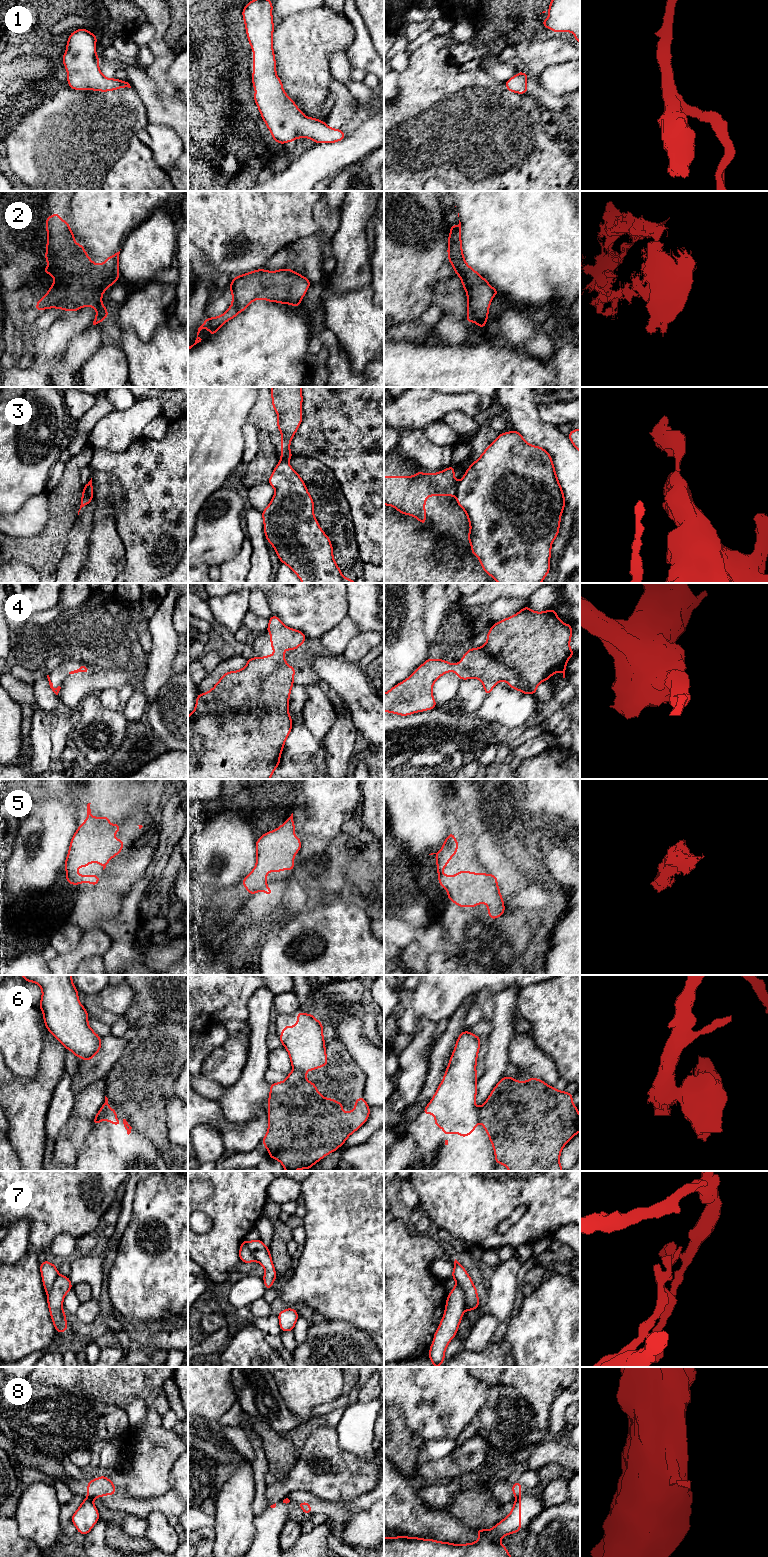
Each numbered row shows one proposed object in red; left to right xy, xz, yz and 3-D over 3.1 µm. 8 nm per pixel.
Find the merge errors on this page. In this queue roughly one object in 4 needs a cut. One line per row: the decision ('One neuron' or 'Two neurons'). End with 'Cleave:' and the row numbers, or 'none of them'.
1: One neuron
2: One neuron
3: Two neurons
4: One neuron
5: One neuron
6: Two neurons
7: Two neurons
8: Two neurons
Cleave: 3, 6, 7, 8

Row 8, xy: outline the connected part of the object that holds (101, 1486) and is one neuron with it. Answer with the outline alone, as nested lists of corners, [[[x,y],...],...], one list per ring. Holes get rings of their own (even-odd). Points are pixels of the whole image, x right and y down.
[[[104,1475],[87,1482],[88,1493],[86,1497],[94,1499],[105,1495],[114,1495],[116,1487],[111,1479],[106,1478]]]

